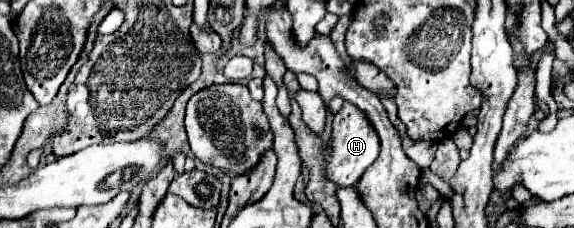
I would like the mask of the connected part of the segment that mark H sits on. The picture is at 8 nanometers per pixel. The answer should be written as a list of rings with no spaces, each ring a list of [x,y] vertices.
[[[343,104],[341,112],[335,114],[333,120],[333,132],[327,144],[329,152],[325,152],[325,178],[335,182],[337,186],[355,186],[359,182],[359,178],[363,176],[363,172],[377,160],[379,156],[379,140],[375,130],[371,128],[371,124],[367,122],[367,116],[363,112],[359,112],[359,108],[351,106],[351,104]]]

